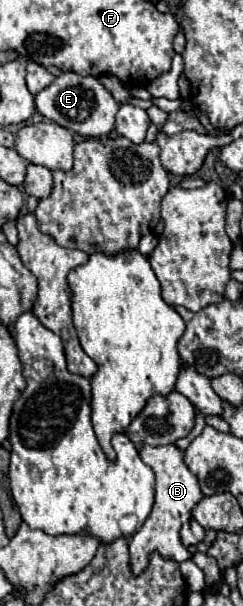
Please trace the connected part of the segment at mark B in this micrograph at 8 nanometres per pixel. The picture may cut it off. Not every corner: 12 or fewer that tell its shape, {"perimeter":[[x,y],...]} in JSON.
{"perimeter":[[177,445],[141,447],[155,473],[155,503],[129,541],[139,575],[151,551],[177,563],[179,539],[203,499]]}

